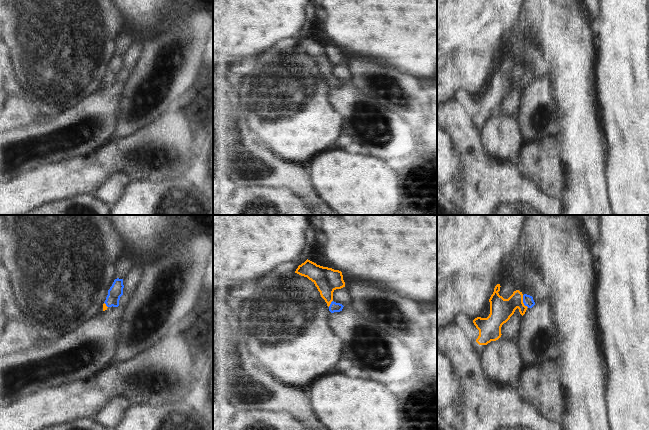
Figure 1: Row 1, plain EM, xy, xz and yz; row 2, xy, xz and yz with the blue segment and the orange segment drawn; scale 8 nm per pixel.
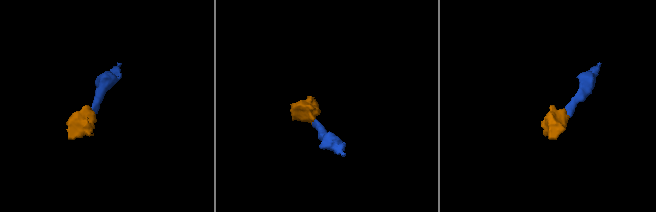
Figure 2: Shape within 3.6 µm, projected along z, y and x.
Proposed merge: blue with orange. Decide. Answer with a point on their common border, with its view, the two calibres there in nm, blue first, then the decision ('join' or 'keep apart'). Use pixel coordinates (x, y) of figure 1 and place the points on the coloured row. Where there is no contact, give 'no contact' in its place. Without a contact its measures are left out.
meets blue in yz at (523, 302); 90 nm thick on the blue side, 180 nm on the other; join

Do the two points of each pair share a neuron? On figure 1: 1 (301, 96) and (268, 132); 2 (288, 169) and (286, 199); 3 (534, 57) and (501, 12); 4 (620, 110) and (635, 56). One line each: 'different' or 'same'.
1: same
2: different
3: different
4: same

